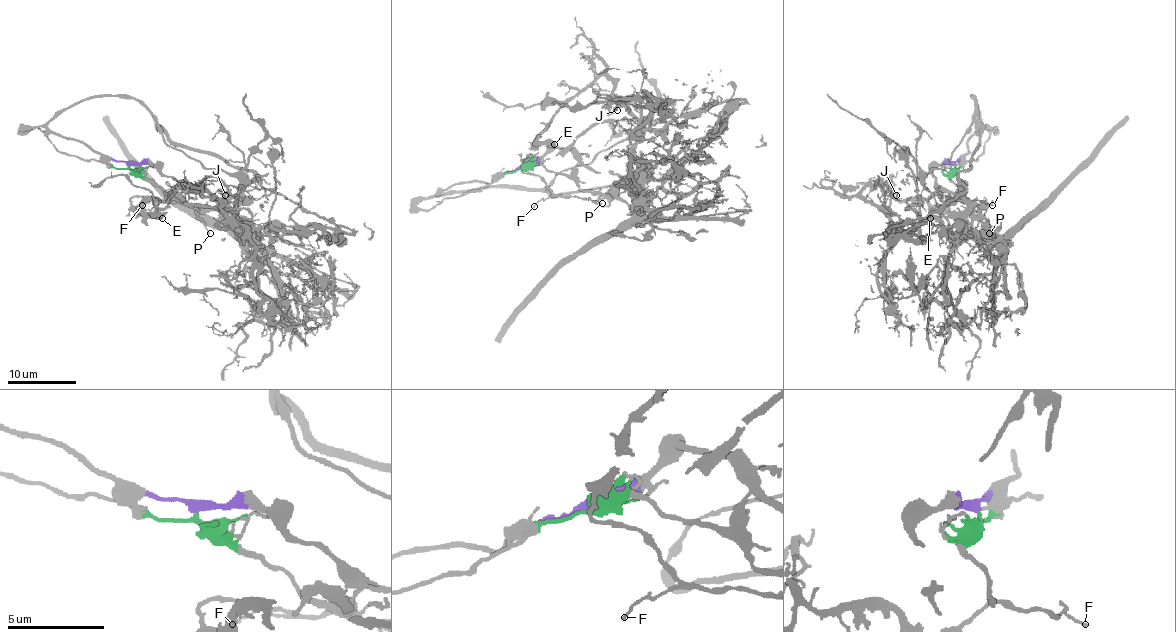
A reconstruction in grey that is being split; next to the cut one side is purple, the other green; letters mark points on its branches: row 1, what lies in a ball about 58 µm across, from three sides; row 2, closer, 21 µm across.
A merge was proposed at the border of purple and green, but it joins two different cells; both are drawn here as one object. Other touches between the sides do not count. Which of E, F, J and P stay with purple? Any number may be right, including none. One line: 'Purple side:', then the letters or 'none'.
Purple side: E, J

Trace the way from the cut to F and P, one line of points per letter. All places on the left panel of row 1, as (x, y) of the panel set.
F: (129, 165), (169, 196), (200, 208), (181, 201), (157, 203), (150, 199), (141, 205)
P: (129, 165), (169, 196), (200, 208), (196, 215), (210, 234)

